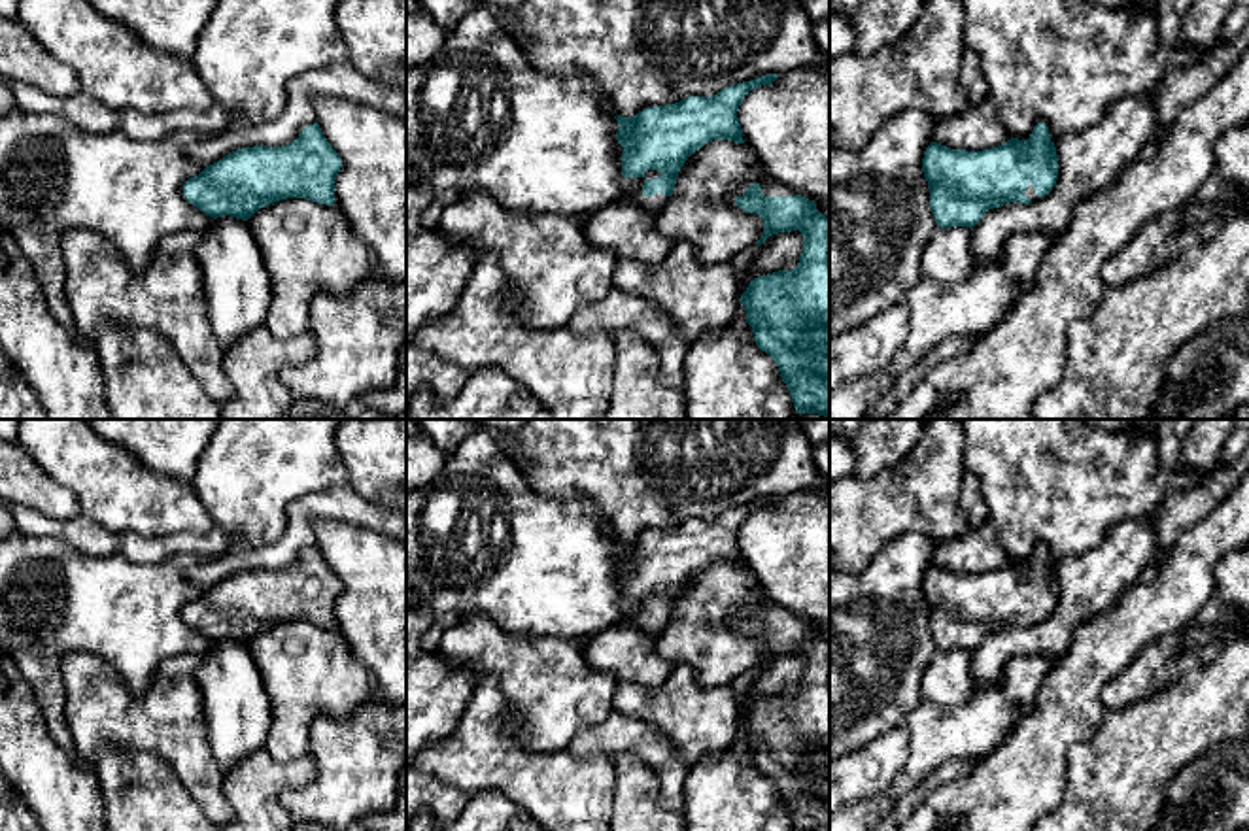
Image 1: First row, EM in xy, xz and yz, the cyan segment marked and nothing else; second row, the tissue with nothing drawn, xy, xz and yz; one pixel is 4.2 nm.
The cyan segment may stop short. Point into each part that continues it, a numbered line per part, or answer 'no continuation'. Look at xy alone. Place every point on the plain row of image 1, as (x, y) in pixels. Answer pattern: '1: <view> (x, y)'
no continuation

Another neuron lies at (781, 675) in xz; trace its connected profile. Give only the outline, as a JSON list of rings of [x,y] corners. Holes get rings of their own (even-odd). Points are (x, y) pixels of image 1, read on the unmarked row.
[[[799,653],[773,657],[761,669],[754,667],[743,674],[735,684],[739,721],[754,701],[778,693],[794,693],[801,674],[803,657]]]

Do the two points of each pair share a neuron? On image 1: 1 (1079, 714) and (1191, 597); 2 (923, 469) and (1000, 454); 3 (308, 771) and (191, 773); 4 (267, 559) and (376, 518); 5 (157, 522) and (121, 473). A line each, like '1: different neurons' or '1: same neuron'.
1: same neuron
2: different neurons
3: different neurons
4: same neuron
5: same neuron

